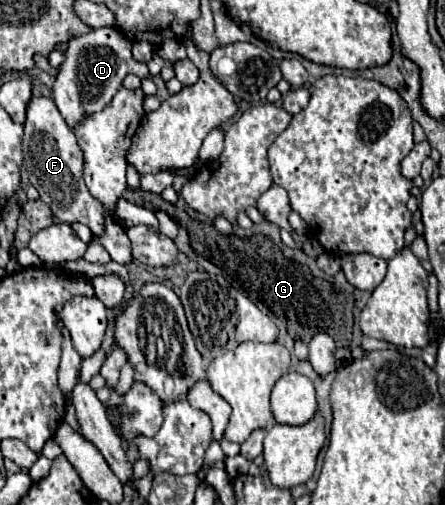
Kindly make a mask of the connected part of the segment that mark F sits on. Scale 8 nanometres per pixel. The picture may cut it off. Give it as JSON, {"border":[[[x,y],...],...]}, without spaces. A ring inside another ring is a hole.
{"border":[[[33,96],[27,106],[27,120],[25,120],[25,136],[23,136],[23,154],[25,154],[25,168],[29,174],[29,182],[37,188],[41,200],[51,208],[51,212],[61,220],[61,222],[81,222],[91,228],[93,234],[103,232],[103,206],[99,200],[95,200],[85,182],[83,182],[83,152],[75,140],[73,130],[67,126],[63,116],[59,114],[55,102],[45,96]]]}

